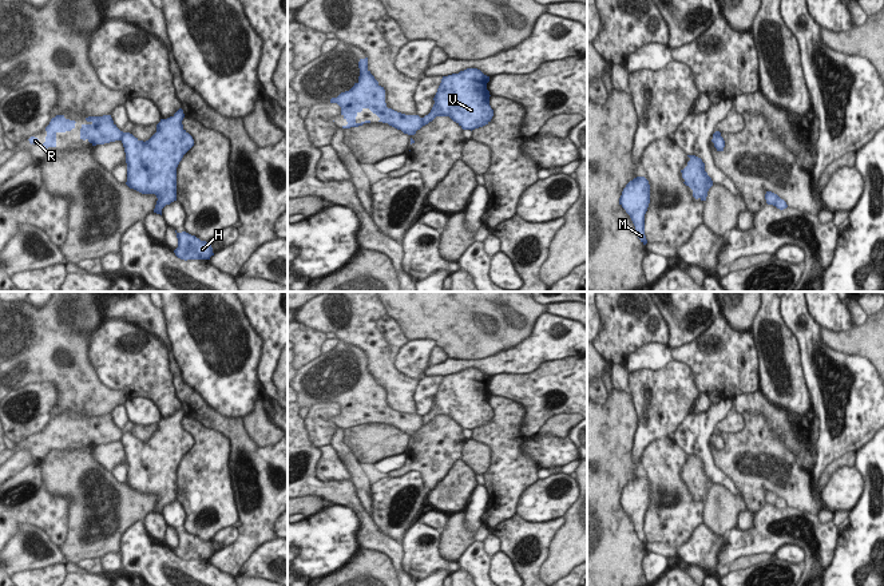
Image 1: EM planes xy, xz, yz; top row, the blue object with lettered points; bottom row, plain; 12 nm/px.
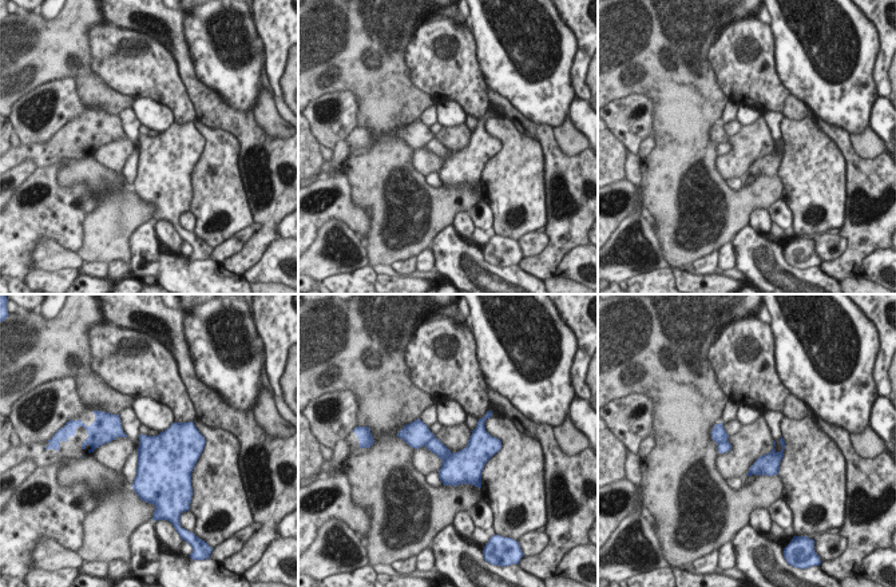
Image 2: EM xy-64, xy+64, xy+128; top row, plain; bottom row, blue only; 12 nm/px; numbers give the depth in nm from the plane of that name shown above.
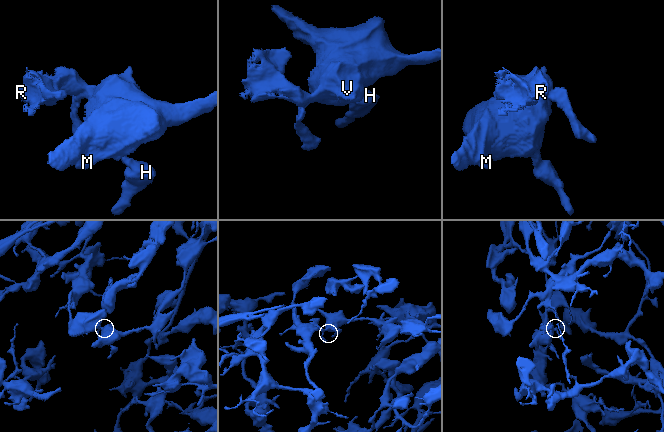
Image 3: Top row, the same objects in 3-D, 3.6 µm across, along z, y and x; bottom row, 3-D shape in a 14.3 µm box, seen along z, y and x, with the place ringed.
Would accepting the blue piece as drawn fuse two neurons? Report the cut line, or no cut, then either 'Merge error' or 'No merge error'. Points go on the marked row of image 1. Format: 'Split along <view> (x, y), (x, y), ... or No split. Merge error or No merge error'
Split along xy (123, 133), (121, 139). Merge error

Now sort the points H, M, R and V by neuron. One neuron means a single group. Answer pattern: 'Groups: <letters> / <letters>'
Groups: H M V / R

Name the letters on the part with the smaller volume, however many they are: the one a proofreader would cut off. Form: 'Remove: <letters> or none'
Remove: R

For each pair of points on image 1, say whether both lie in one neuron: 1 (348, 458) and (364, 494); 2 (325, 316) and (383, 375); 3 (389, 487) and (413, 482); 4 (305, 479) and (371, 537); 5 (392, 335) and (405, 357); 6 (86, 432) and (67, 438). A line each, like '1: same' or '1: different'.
1: same
2: same
3: same
4: same
5: different
6: same

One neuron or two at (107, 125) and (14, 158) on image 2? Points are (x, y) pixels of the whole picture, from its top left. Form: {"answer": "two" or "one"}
{"answer": "one"}

